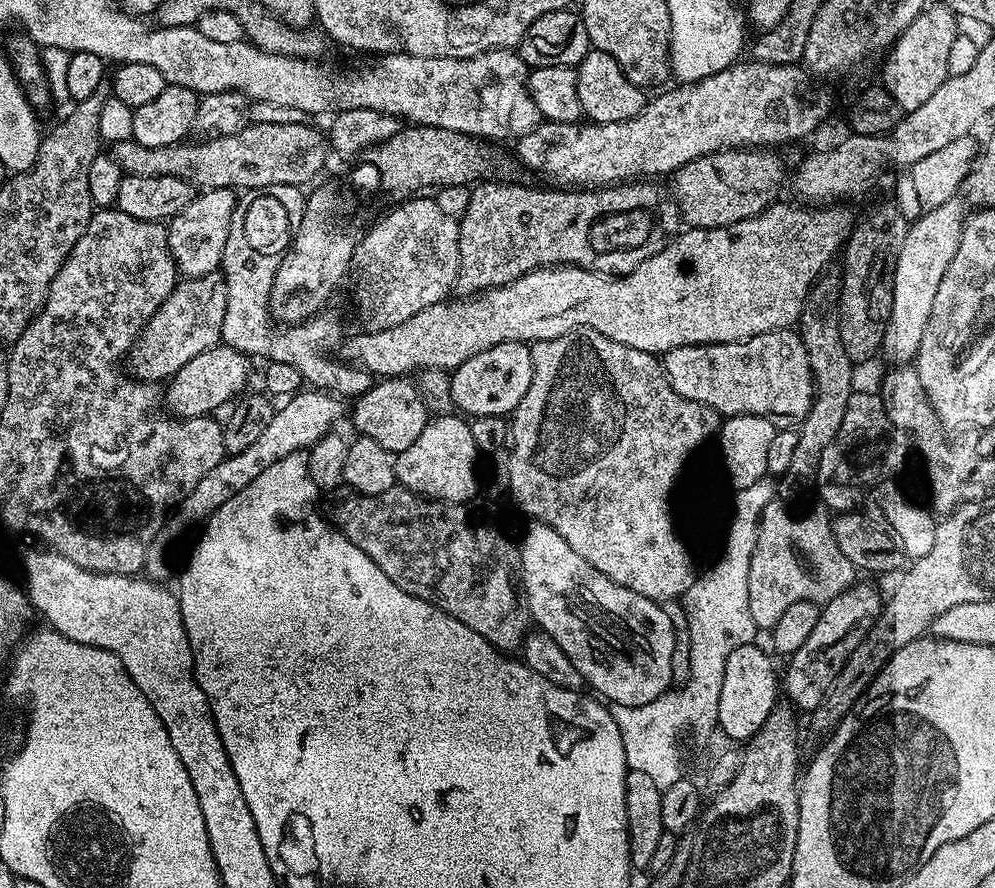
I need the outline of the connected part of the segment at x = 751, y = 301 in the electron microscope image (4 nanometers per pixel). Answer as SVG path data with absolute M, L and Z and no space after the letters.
M773 202L760 213L759 216L751 216L742 222L734 222L728 228L688 228L681 231L679 235L668 241L665 248L658 254L654 254L649 260L643 260L633 272L627 274L605 274L603 272L592 272L588 268L578 268L575 266L545 266L535 268L533 272L527 272L525 276L510 281L509 284L497 284L494 288L473 291L471 294L464 294L461 300L445 298L418 310L406 322L398 326L390 326L386 330L369 332L360 330L357 336L345 335L341 339L338 349L338 356L341 361L350 362L356 368L365 368L376 378L400 378L405 374L413 373L421 368L443 368L454 370L462 366L474 354L486 350L495 344L501 344L507 340L519 340L521 342L535 342L538 340L549 340L558 338L567 332L574 332L577 328L592 328L598 334L606 334L614 342L622 342L634 350L642 350L653 354L668 352L671 348L683 350L688 344L733 344L739 340L749 340L751 336L766 334L767 332L777 332L783 328L791 329L799 321L800 312L804 308L804 303L808 297L809 290L816 283L818 277L825 271L824 268L832 259L837 259L838 253L847 241L854 227L854 215L848 208L836 208L840 206L805 206L800 204L780 204Z

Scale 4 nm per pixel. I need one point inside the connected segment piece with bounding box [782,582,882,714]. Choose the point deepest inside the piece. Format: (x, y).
(843, 622)

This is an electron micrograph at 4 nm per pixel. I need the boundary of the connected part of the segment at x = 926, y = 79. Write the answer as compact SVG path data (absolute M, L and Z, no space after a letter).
M936 2L925 7L906 26L906 30L896 37L896 43L887 49L884 60L884 77L882 83L888 93L898 102L898 106L904 112L913 112L942 86L942 82L947 80L949 72L947 62L949 59L950 46L958 33L958 18L946 6Z

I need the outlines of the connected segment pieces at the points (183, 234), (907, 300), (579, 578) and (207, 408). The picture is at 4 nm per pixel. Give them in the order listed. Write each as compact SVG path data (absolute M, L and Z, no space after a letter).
M209 188L195 195L181 212L167 221L168 249L181 277L197 280L221 267L237 199L233 189Z
M953 198L936 209L921 211L917 220L913 219L908 226L908 233L898 250L898 258L892 275L892 305L888 315L888 324L884 328L884 343L882 356L892 360L888 362L912 362L915 361L922 334L926 330L926 318L930 318L930 310L934 307L934 294L938 294L938 282L942 282L942 274L946 272L946 266L954 258L958 250L960 232L964 228L966 211L959 204L959 199Z
M532 522L524 532L524 541L519 541L520 570L524 593L528 599L528 610L535 627L545 632L570 658L574 670L581 674L583 683L597 697L603 698L609 705L638 706L654 702L663 692L673 687L671 658L674 653L674 627L661 605L645 602L640 598L628 598L625 604L608 604L608 588L613 587L612 580L602 574L582 554L578 554L549 524Z
M223 342L215 344L210 350L202 350L198 358L190 358L190 362L186 362L186 366L173 373L167 381L167 411L176 418L215 413L215 408L222 407L224 403L227 405L244 390L242 388L248 380L248 363L250 360L245 353Z

